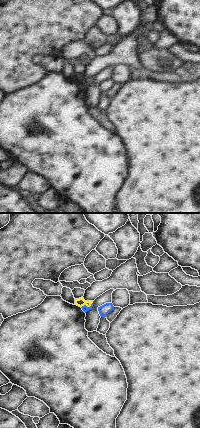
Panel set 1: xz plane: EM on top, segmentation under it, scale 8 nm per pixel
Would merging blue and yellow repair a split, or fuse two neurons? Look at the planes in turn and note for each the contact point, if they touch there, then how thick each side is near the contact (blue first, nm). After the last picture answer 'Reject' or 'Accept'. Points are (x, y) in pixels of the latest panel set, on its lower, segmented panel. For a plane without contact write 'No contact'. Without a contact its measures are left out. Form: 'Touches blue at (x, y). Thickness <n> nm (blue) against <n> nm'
Touches blue at (86, 306). Thickness 50 nm (blue) against 70 nm.

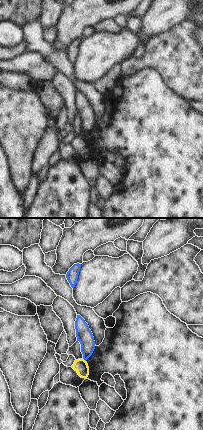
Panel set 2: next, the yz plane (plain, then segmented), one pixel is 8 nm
Touches blue at (84, 359). Thickness 130 nm (blue) against 110 nm.

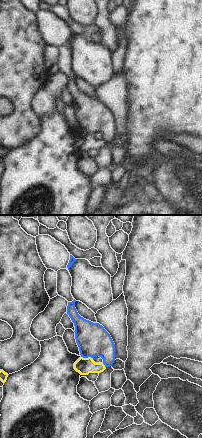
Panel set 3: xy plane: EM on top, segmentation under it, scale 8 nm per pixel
Touches blue at (87, 357). Thickness 260 nm (blue) against 140 nm.

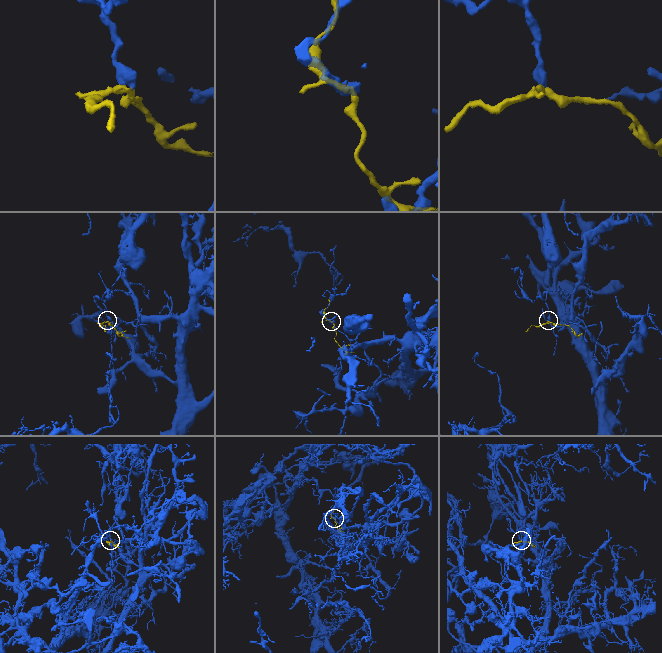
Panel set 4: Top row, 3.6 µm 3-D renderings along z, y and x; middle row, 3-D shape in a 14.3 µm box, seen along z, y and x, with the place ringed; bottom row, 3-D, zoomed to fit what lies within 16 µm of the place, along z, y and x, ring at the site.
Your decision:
Reject.

